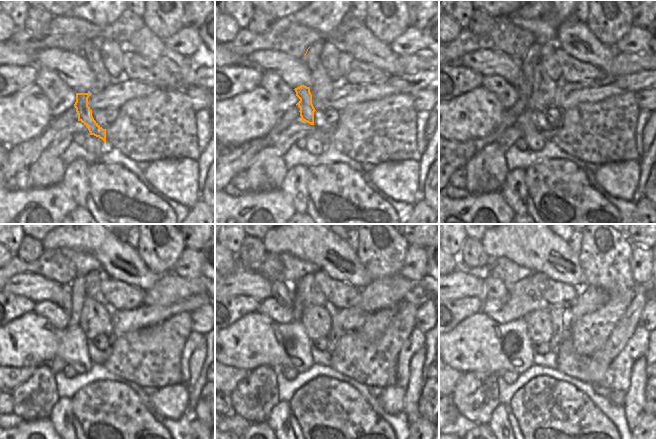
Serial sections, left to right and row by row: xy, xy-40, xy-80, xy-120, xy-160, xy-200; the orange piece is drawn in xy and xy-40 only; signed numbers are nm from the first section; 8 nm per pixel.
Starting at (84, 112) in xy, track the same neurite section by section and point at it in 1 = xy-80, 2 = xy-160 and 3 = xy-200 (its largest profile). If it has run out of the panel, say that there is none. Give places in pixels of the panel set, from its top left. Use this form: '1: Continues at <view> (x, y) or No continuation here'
1: Continues at xy-80 (534, 55)
2: Continues at xy-160 (283, 292)
3: Continues at xy-200 (493, 288)

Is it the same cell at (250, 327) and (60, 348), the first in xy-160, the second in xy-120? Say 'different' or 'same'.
same

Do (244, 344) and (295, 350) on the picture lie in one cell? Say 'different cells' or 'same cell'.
same cell

